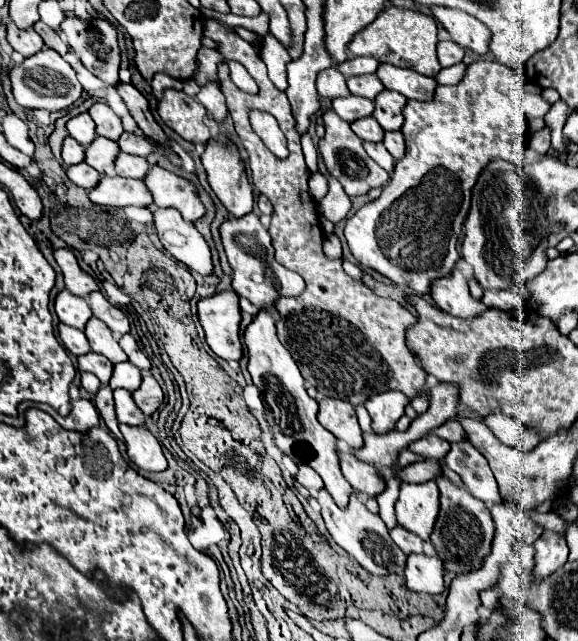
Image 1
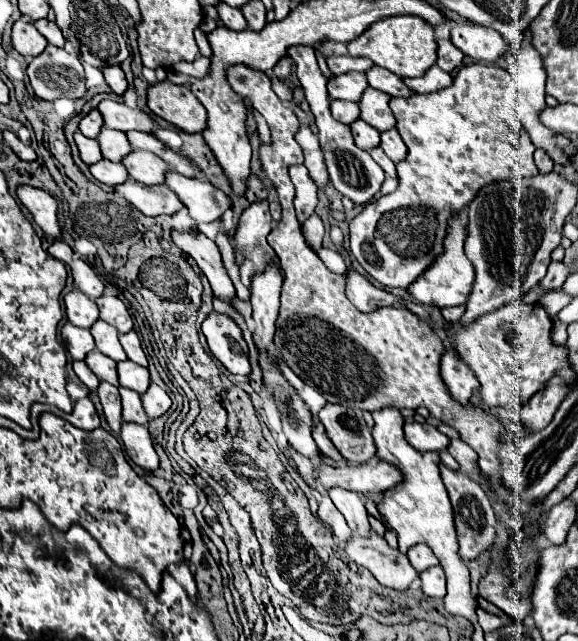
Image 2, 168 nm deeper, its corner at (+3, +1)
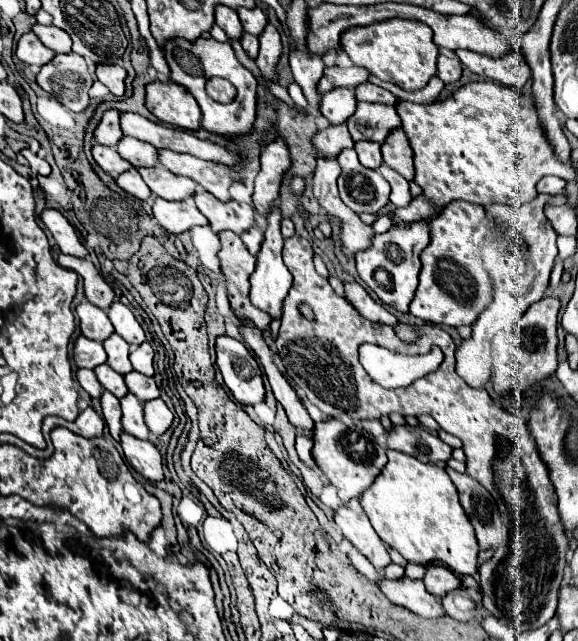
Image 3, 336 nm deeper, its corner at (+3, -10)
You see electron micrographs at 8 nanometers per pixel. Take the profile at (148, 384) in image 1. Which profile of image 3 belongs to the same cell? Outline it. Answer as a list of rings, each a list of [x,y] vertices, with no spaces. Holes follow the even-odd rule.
[[[153,399],[145,403],[145,423],[149,431],[155,435],[163,435],[171,427],[173,413],[163,403],[163,399]]]

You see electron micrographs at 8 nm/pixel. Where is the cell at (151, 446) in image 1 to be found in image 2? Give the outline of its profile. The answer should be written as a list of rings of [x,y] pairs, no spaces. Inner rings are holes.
[[[123,422],[119,436],[123,440],[123,448],[125,448],[127,456],[137,466],[141,466],[143,470],[149,470],[149,472],[155,472],[159,468],[159,458],[153,448],[149,430],[145,426]]]

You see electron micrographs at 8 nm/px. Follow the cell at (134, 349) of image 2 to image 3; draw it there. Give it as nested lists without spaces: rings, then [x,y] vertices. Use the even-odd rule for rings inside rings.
[[[145,341],[145,343],[141,343],[139,347],[135,347],[135,349],[129,353],[129,359],[131,359],[135,371],[151,377],[151,375],[155,373],[155,369],[153,369],[153,355],[155,355],[153,347]]]

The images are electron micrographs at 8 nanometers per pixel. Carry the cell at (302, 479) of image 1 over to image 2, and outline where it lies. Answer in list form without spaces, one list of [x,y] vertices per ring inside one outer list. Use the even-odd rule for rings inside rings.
[[[379,462],[375,468],[373,466],[343,466],[343,468],[333,468],[329,464],[321,464],[315,470],[317,482],[329,490],[333,486],[341,486],[353,492],[361,494],[381,494],[385,488],[395,488],[405,476],[401,476],[399,468],[393,468],[393,464]]]

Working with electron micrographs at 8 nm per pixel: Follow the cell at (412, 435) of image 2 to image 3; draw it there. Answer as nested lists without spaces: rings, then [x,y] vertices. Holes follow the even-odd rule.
[[[393,425],[391,431],[387,431],[387,447],[417,457],[423,463],[439,463],[451,457],[451,447],[447,443],[443,443],[437,435],[431,435],[421,427],[411,425]]]

